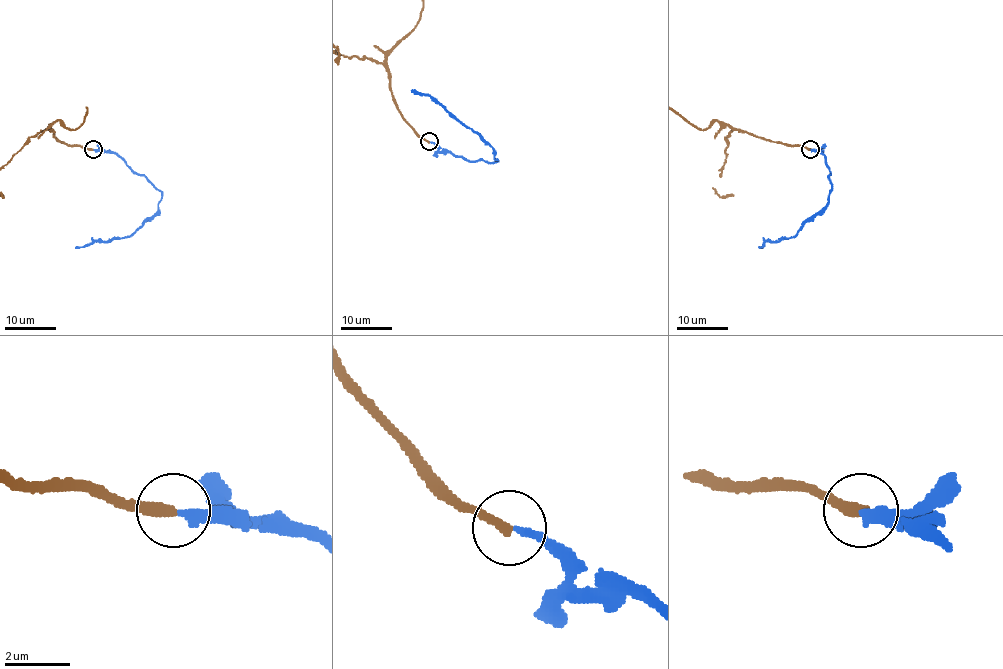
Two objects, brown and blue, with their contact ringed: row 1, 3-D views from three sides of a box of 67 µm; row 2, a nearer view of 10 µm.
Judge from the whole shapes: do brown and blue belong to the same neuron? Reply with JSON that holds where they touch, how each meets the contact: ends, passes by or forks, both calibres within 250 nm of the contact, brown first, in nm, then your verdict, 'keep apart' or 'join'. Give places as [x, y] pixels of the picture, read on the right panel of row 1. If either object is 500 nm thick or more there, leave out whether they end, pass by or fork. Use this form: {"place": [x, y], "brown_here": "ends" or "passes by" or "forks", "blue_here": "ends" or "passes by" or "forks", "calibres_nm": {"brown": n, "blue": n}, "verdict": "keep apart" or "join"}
{"place": [810, 149], "brown_here": "ends", "blue_here": "ends", "calibres_nm": {"brown": 320, "blue": 240}, "verdict": "keep apart"}

